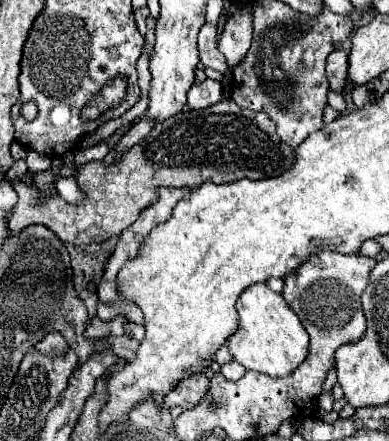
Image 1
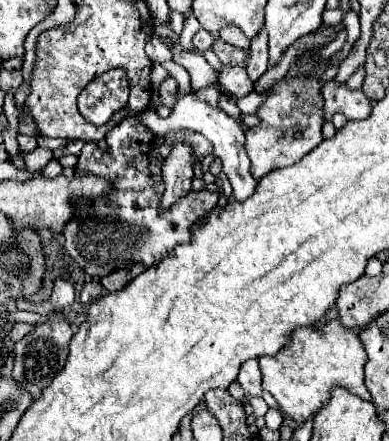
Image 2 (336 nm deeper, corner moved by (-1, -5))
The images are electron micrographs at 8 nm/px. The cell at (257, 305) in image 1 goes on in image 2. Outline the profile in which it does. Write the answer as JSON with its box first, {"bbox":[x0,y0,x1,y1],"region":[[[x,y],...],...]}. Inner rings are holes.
{"bbox":[259,319,371,423],"region":[[[331,319],[323,329],[299,327],[293,331],[289,345],[277,355],[259,357],[263,373],[263,391],[269,391],[285,417],[305,423],[311,415],[317,415],[323,405],[331,399],[331,389],[343,387],[365,401],[371,401],[371,393],[363,381],[365,349],[359,341],[357,331],[341,325],[339,319]]]}

